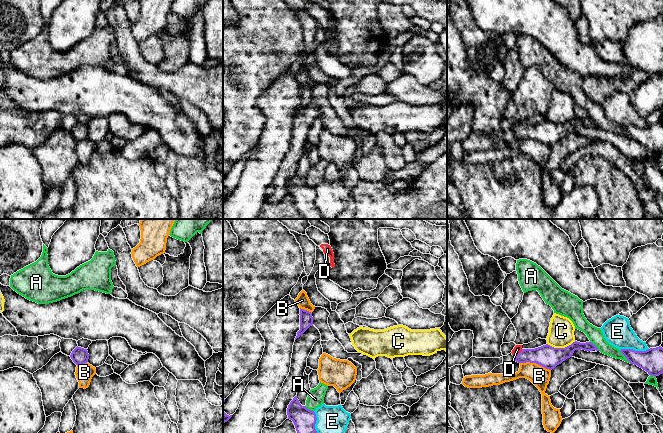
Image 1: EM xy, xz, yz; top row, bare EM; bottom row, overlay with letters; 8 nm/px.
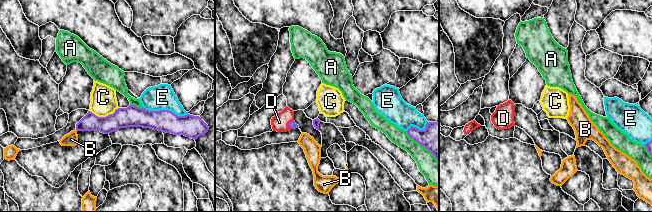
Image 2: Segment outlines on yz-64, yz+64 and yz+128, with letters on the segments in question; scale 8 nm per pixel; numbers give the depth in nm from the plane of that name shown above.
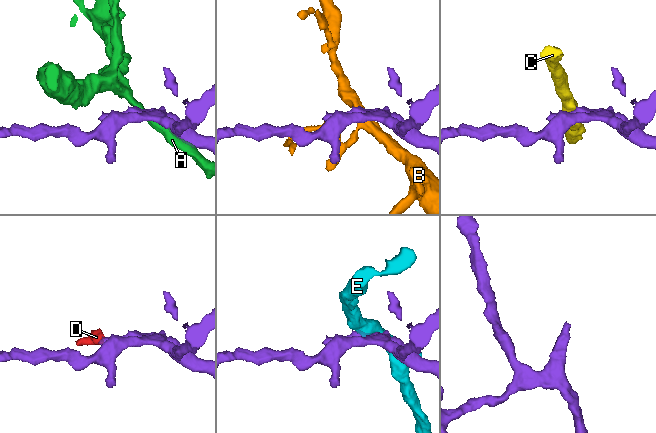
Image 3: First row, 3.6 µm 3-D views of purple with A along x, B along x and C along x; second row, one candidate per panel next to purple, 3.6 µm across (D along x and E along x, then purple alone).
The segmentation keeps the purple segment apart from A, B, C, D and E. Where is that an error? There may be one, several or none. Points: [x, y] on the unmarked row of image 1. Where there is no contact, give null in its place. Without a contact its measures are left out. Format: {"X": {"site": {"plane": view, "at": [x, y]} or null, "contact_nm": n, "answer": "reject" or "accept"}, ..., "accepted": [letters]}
{"A": {"site": {"plane": "yz", "at": [625, 132]}, "contact_nm": 150, "answer": "reject"}, "B": {"site": {"plane": "yz", "at": [535, 138]}, "contact_nm": 260, "answer": "reject"}, "C": {"site": {"plane": "yz", "at": [561, 124]}, "contact_nm": 240, "answer": "reject"}, "D": {"site": {"plane": "yz", "at": [519, 129]}, "contact_nm": 90, "answer": "accept"}, "E": {"site": {"plane": "xz", "at": [314, 203]}, "contact_nm": 280, "answer": "reject"}, "accepted": ["D"]}

